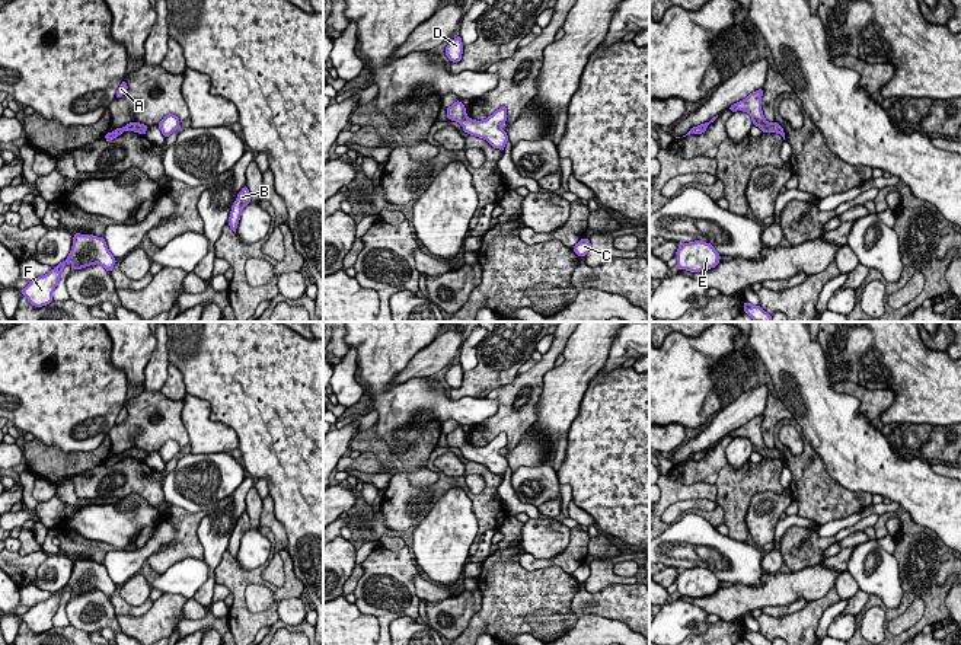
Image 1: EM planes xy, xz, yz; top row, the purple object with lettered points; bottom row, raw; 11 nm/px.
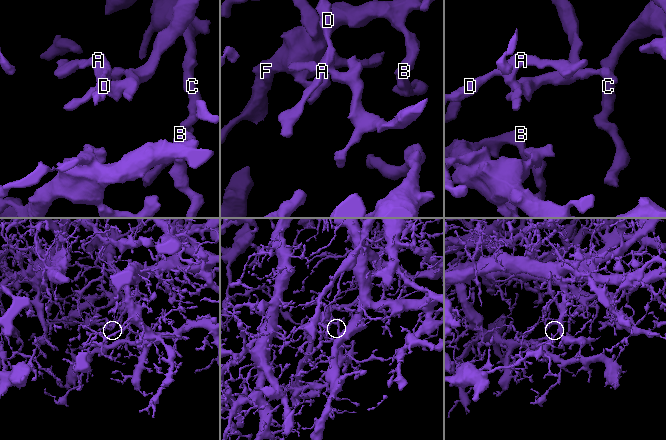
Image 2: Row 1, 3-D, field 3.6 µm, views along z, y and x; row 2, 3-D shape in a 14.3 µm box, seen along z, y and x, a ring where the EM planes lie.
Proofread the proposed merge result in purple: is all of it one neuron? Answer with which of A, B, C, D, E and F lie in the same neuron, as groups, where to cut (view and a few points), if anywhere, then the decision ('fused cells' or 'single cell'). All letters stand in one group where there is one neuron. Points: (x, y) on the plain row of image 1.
A B C D E F; no cut; single cell

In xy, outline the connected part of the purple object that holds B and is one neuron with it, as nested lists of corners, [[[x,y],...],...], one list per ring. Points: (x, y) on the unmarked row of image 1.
[[[243,513],[242,517],[237,520],[236,527],[232,531],[229,543],[229,552],[234,559],[240,546],[240,540],[248,530],[250,530],[250,518],[248,513]]]

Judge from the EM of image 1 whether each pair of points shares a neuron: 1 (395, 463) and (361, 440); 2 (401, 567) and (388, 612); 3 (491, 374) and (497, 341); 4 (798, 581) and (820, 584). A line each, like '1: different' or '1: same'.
1: same
2: same
3: same
4: same

